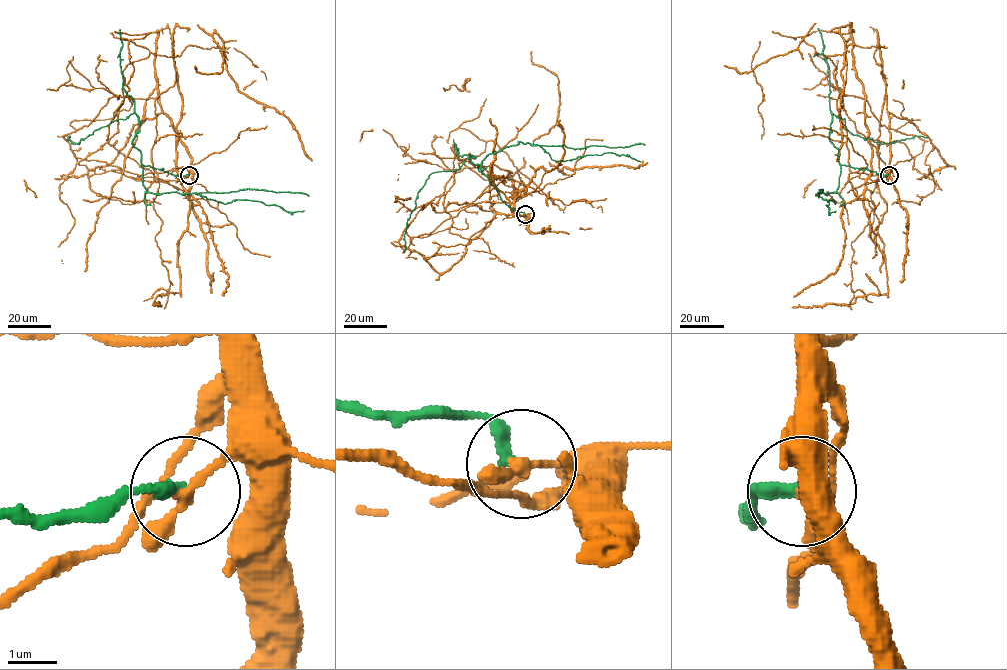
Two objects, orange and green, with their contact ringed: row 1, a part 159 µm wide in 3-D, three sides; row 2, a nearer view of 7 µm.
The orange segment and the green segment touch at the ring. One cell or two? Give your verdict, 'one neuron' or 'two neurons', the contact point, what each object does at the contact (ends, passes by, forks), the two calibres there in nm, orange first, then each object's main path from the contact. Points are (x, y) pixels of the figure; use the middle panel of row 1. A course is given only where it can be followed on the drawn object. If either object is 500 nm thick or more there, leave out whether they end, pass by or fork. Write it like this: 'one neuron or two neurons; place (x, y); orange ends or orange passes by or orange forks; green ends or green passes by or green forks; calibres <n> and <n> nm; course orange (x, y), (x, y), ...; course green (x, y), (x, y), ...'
two neurons; place (525, 214); orange passes by; green ends; calibres 200 and 240 nm; course orange (525, 214), (460, 207), (491, 162), (512, 173), (512, 197), (525, 191), (516, 213), (490, 180), (489, 118); course green (525, 214), (501, 200), (479, 170), (488, 154), (519, 142), (539, 145), (557, 161), (612, 153), (640, 162)

